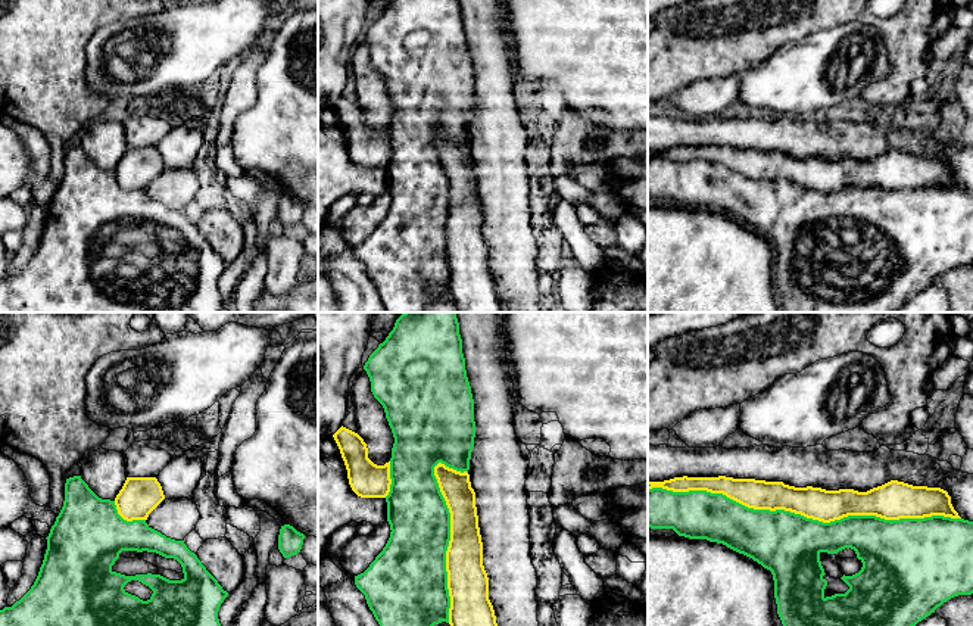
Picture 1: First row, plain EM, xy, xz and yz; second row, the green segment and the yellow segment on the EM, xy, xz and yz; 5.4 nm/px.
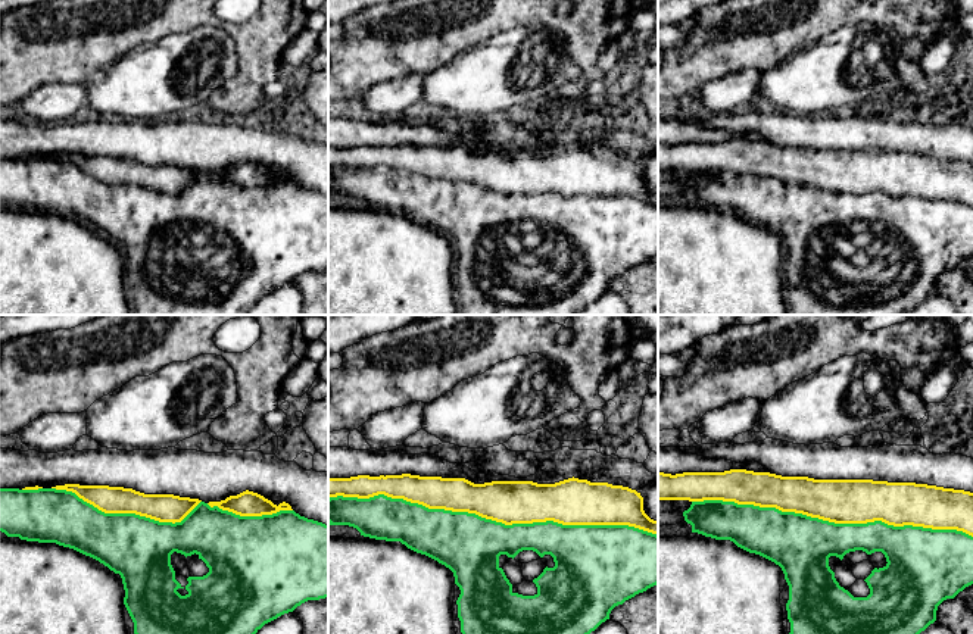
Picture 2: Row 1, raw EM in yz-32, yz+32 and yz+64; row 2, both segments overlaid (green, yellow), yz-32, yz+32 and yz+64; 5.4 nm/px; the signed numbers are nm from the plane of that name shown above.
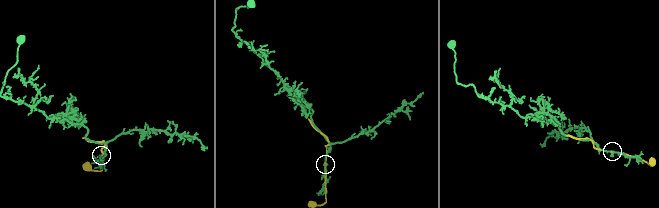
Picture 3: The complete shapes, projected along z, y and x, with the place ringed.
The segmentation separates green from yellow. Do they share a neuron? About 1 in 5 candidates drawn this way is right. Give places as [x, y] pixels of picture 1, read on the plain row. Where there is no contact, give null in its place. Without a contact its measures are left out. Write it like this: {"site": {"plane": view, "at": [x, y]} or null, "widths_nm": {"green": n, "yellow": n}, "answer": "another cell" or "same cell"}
{"site": {"plane": "yz", "at": [802, 186]}, "widths_nm": {"green": 340, "yellow": 180}, "answer": "another cell"}

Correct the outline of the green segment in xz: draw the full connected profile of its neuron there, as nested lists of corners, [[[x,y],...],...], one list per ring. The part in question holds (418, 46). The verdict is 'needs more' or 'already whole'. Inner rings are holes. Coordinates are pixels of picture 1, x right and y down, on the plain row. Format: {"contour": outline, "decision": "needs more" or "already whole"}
{"contour": [[[392,0],[364,35],[374,68],[383,75],[394,113],[390,128],[390,162],[386,166],[390,208],[369,237],[355,246],[356,258],[378,292],[386,312],[424,312],[430,299],[449,293],[446,221],[450,183],[440,162],[434,137],[442,133],[456,141],[470,140],[475,108],[474,69],[467,47],[459,0]]], "decision": "already whole"}

